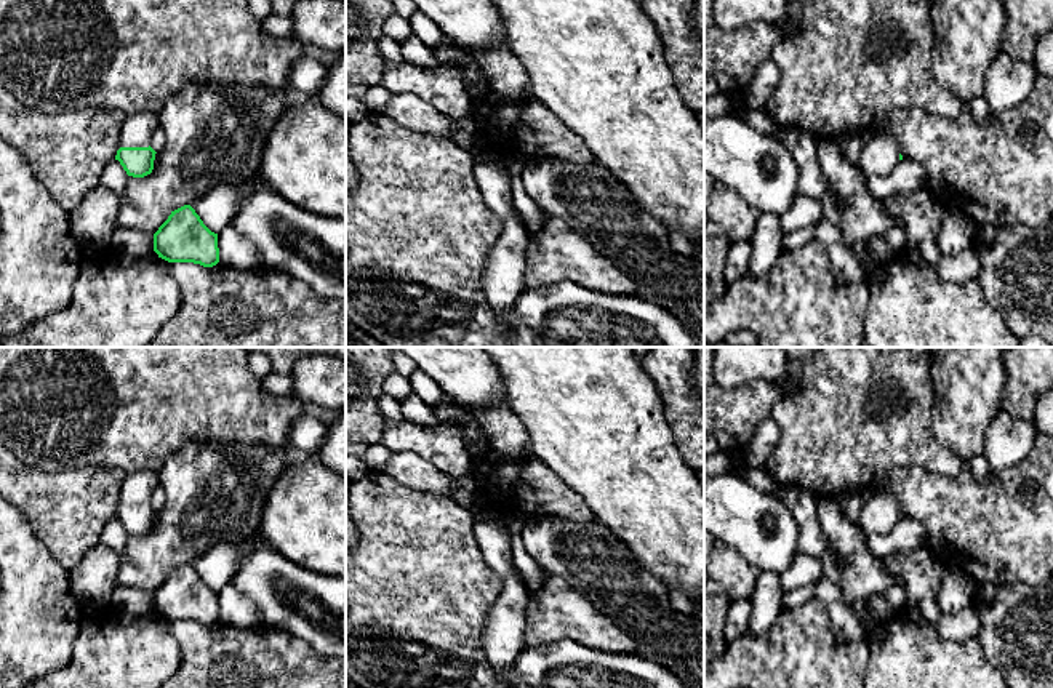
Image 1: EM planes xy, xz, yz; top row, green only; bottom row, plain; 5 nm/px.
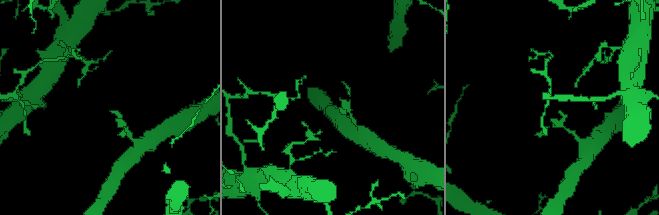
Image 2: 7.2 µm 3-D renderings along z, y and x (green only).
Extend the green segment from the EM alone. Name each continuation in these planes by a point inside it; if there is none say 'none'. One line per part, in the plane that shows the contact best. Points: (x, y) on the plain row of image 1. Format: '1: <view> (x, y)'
1: xy (136, 490)

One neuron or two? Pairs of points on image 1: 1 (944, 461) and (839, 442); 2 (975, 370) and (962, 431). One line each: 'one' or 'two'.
1: one
2: one

